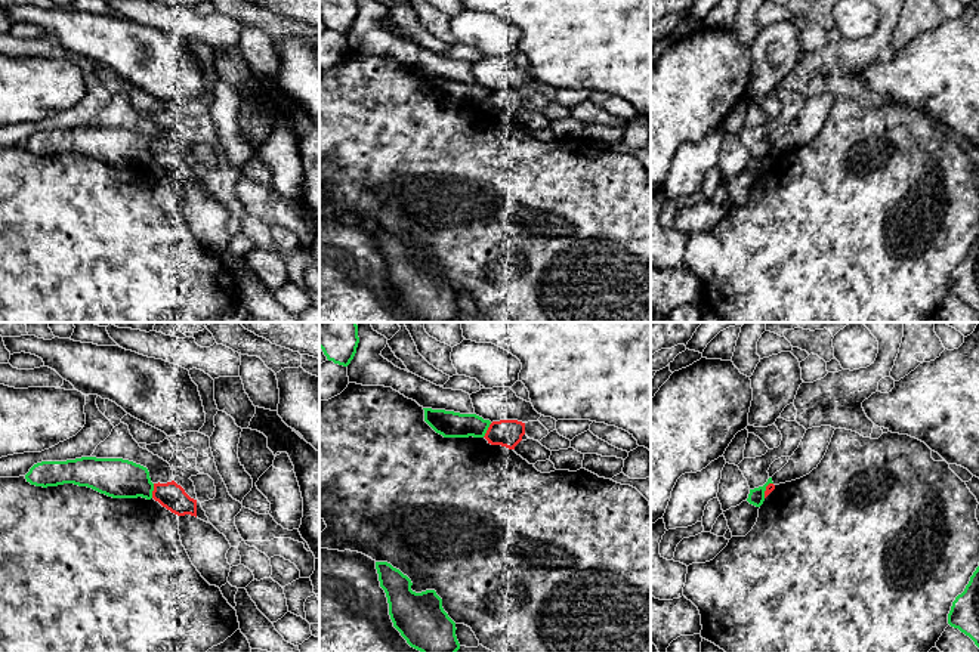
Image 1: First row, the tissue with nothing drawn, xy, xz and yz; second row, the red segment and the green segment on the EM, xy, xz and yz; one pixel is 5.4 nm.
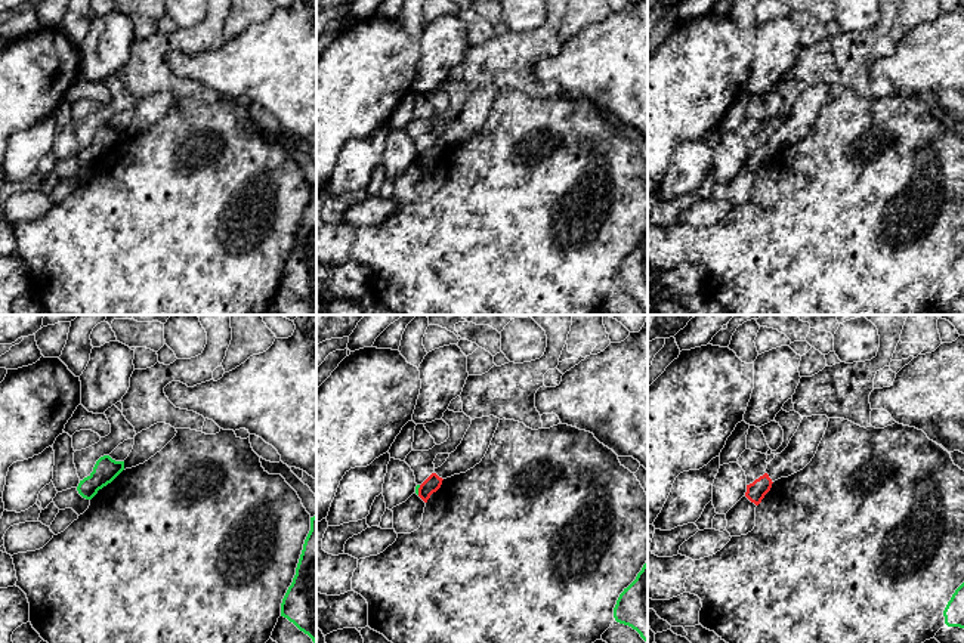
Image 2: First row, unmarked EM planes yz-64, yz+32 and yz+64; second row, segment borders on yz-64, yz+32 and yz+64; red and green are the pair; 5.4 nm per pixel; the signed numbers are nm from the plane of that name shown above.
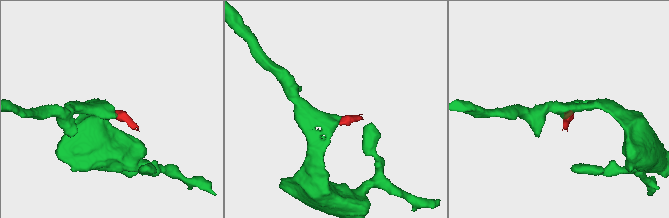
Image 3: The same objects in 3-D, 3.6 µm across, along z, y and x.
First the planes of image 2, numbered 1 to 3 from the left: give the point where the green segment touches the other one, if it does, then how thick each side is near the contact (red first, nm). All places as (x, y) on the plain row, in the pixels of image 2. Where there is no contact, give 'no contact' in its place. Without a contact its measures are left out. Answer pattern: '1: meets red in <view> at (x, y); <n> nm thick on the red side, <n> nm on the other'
1: no contact
2: meets red in yz+32 at (419, 158); 90 nm thick on the red side, 20 nm on the other
3: no contact

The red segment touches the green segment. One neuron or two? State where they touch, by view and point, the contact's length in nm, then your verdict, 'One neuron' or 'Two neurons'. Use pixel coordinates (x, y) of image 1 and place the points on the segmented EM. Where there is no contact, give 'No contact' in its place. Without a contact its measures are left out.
Touches red at xy (153, 491). Shared border 80 nm. Two neurons

